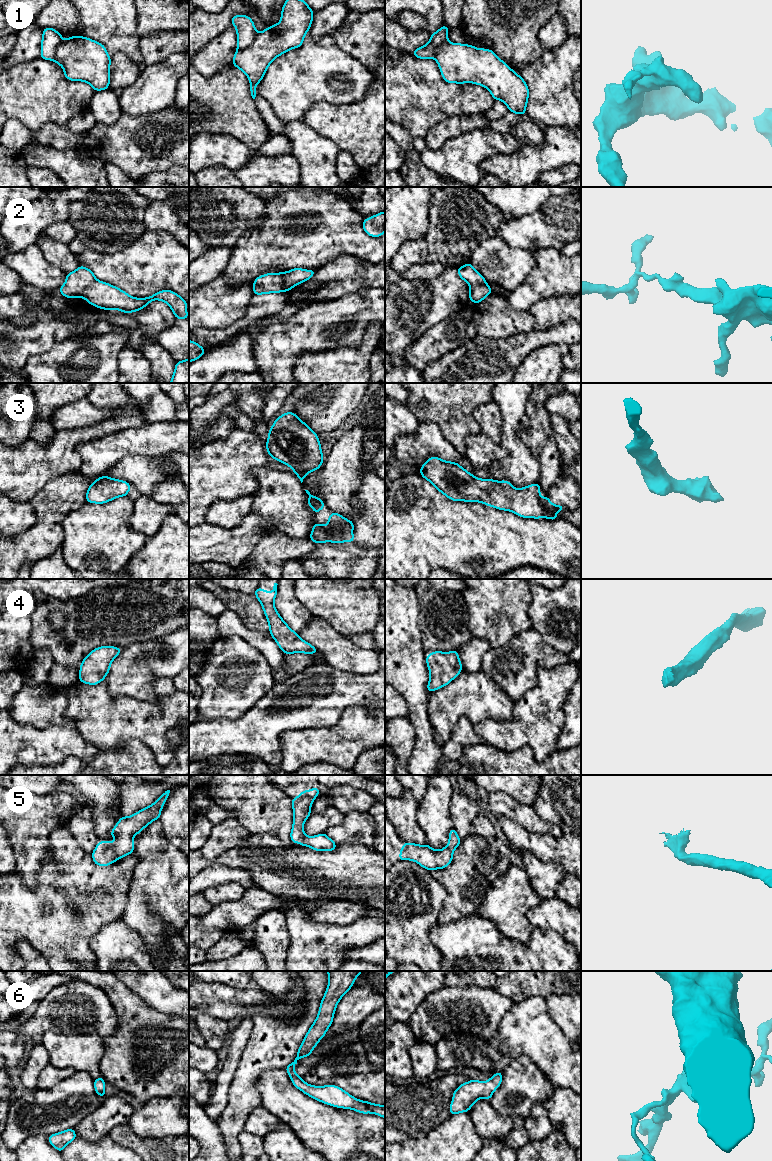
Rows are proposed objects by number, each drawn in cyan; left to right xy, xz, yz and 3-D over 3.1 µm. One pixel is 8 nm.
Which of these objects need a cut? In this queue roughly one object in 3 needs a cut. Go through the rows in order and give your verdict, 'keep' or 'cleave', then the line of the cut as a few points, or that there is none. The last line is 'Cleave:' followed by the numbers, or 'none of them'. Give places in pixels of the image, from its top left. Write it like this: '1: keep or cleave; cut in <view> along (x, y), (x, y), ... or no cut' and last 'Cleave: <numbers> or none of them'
1: cleave; cut in xz along (258, 34), (247, 47), (237, 49)
2: cleave; cut in xz along (286, 272), (283, 290)
3: keep; no cut
4: keep; no cut
5: keep; no cut
6: keep; no cut
Cleave: 1, 2

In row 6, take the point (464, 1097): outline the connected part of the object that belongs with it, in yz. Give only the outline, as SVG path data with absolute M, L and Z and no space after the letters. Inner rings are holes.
M502 1071L495 1073L488 1081L470 1080L461 1084L453 1093L450 1115L468 1112L480 1098L490 1100L502 1082Z

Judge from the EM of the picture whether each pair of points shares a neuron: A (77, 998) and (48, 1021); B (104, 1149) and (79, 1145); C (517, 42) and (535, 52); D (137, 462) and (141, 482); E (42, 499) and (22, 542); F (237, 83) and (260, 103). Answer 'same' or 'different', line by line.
A: same
B: same
C: same
D: same
E: same
F: different

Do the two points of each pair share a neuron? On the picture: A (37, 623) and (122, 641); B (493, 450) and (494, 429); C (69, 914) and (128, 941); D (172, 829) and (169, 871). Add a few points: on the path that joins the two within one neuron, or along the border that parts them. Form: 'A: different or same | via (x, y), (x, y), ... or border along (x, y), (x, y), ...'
A: same | via (58, 636), (101, 636)
B: different | border along (480, 432), (493, 442), (499, 444)
C: different | border along (120, 918), (106, 923), (93, 936), (92, 950)
D: different | border along (160, 822), (164, 836), (178, 849)

